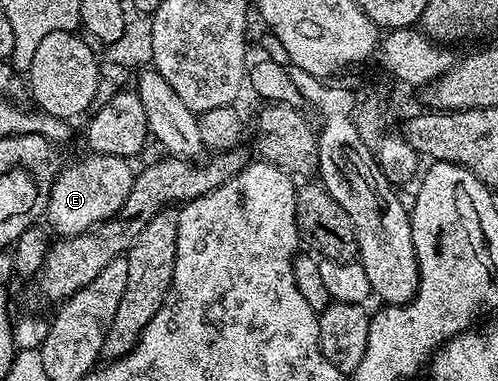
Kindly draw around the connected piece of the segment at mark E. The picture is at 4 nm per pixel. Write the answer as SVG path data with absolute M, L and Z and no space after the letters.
M96 152L87 154L84 160L73 161L68 168L67 165L60 167L45 213L46 223L51 223L50 231L59 232L55 234L60 237L76 236L115 216L125 198L129 198L133 171L127 164L130 163L124 157Z

